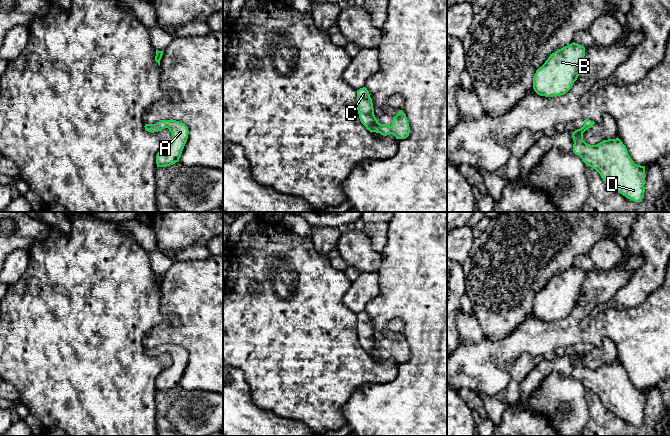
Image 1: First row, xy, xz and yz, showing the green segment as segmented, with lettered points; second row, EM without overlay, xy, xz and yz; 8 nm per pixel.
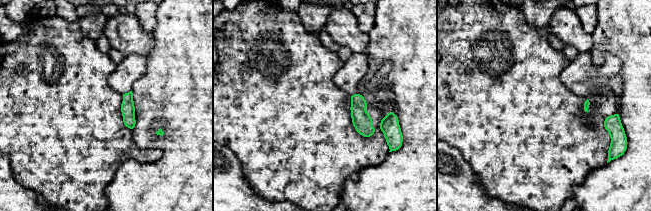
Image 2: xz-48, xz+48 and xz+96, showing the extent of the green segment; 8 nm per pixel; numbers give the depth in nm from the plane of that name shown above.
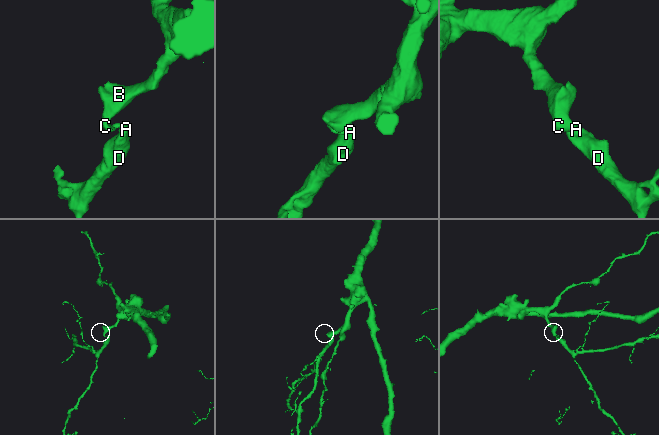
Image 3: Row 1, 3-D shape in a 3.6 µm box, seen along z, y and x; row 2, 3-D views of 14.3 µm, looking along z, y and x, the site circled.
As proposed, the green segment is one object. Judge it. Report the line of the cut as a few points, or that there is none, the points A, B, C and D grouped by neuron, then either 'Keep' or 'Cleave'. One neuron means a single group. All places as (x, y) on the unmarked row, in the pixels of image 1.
No split. Groups: A B C D. Keep

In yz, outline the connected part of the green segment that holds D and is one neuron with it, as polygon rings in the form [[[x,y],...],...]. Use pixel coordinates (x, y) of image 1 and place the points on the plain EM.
[[[585,343],[583,351],[572,357],[573,377],[595,393],[606,409],[634,426],[641,426],[645,416],[645,390],[634,387],[619,362],[603,364],[596,369],[586,367],[583,357],[594,348]]]

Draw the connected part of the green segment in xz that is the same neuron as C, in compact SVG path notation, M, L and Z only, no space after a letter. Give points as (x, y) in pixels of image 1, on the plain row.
M366 311L357 314L357 334L361 347L371 357L380 357L383 360L393 358L396 363L405 363L409 360L410 351L406 338L399 334L393 341L392 348L381 348L374 339L374 332L369 315Z

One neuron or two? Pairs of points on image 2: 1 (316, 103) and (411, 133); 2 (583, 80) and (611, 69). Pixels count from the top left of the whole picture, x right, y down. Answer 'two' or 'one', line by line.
1: two
2: one

